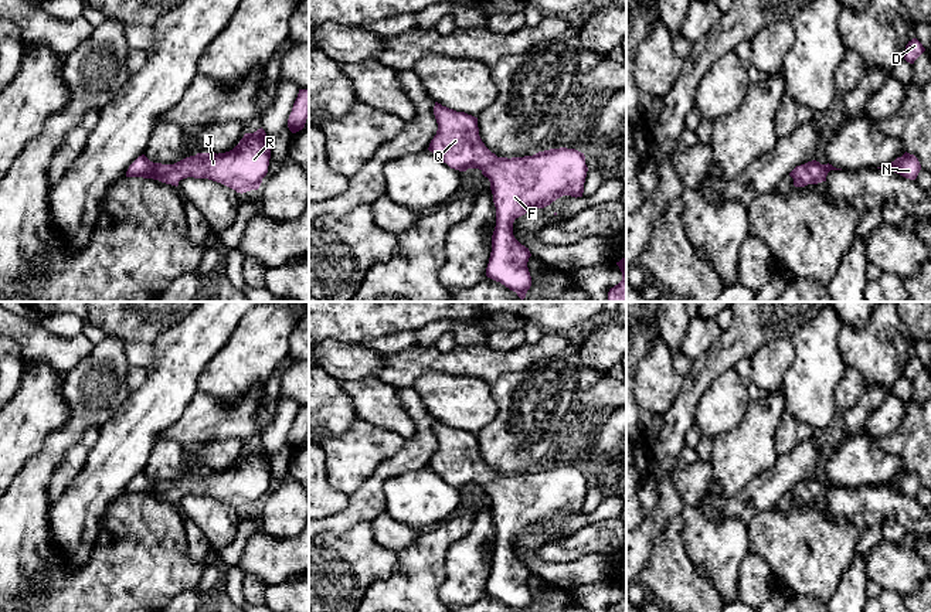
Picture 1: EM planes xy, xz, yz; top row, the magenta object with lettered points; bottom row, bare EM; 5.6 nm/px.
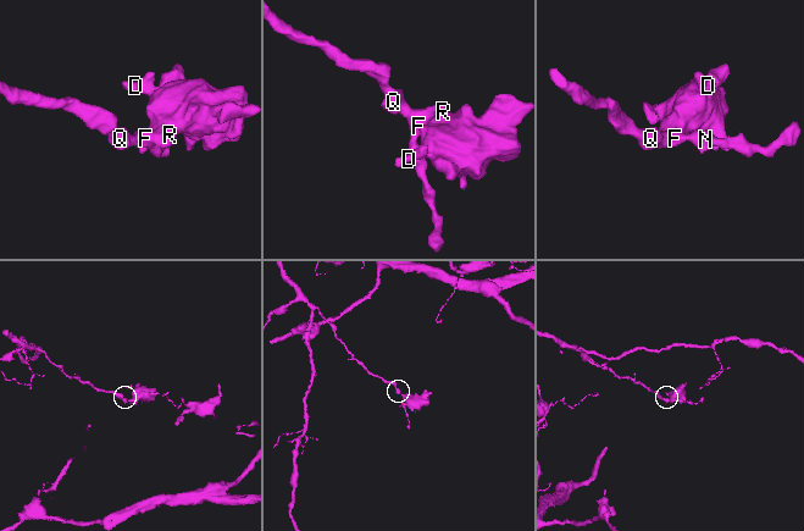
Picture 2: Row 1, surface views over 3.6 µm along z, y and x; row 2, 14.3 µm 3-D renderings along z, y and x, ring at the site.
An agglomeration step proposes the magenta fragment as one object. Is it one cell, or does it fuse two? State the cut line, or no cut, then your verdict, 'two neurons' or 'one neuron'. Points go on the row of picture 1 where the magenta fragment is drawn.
no cut | one neuron

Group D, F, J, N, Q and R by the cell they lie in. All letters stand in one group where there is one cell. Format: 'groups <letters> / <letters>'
groups D F J N Q R

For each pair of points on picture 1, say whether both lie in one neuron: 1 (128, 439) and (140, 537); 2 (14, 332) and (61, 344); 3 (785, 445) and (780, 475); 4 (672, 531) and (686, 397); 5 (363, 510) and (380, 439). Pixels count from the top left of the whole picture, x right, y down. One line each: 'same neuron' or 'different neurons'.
1: different neurons
2: same neuron
3: different neurons
4: different neurons
5: different neurons

